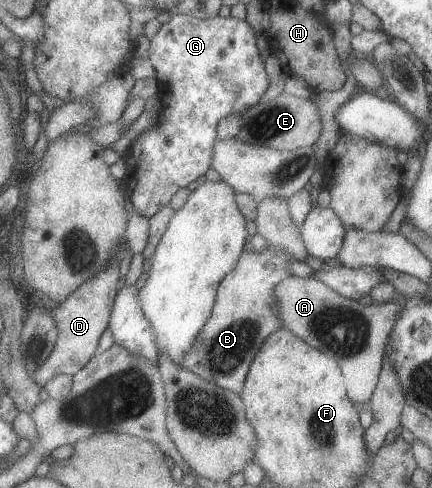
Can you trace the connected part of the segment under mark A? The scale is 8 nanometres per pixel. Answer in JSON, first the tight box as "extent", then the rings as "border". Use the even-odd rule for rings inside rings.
{"extent":[273,276,406,403],"border":[[[290,276],[274,286],[273,294],[282,327],[288,328],[340,366],[348,397],[354,403],[371,401],[379,382],[390,332],[406,307],[400,302],[364,306],[310,276]]]}

